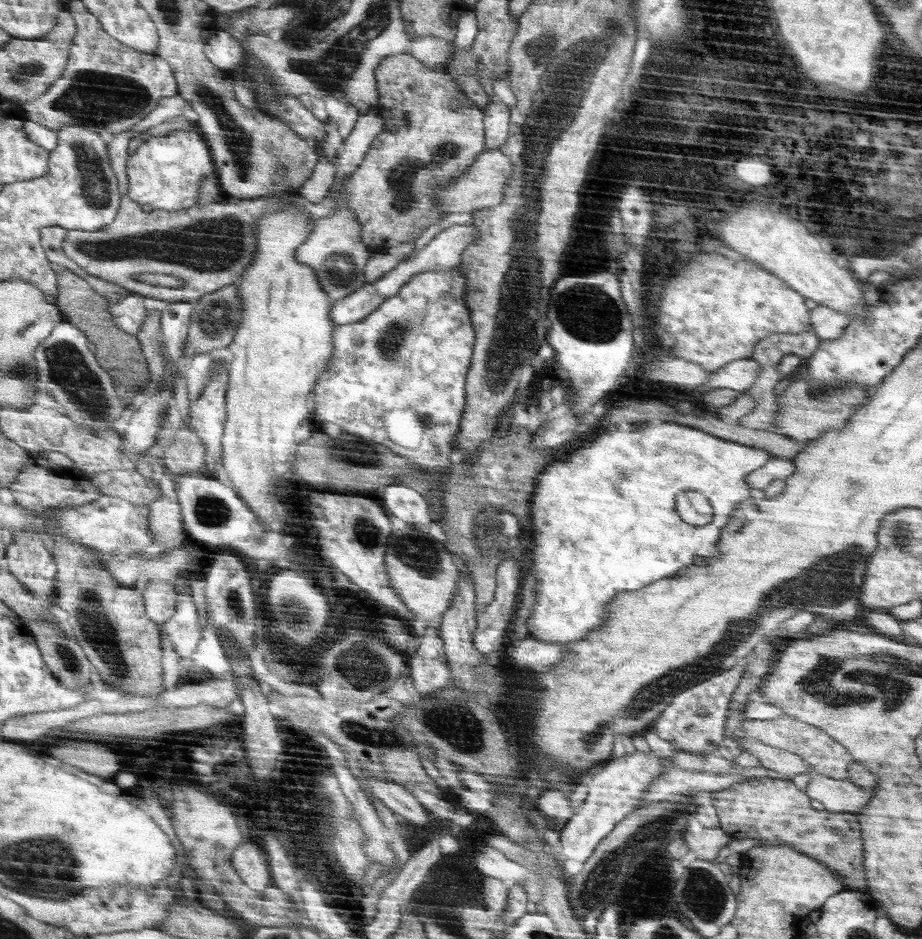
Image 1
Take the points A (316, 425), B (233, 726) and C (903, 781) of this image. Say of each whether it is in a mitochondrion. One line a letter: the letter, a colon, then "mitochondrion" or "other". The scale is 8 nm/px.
A: other
B: other
C: other

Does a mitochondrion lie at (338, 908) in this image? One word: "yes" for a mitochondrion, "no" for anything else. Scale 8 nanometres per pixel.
no

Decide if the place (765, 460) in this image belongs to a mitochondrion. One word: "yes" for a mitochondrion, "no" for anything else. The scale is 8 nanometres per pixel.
no

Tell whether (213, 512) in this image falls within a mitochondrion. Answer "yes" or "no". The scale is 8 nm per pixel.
yes

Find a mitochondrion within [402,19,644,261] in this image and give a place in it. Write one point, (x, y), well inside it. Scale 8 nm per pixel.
(445, 151)

